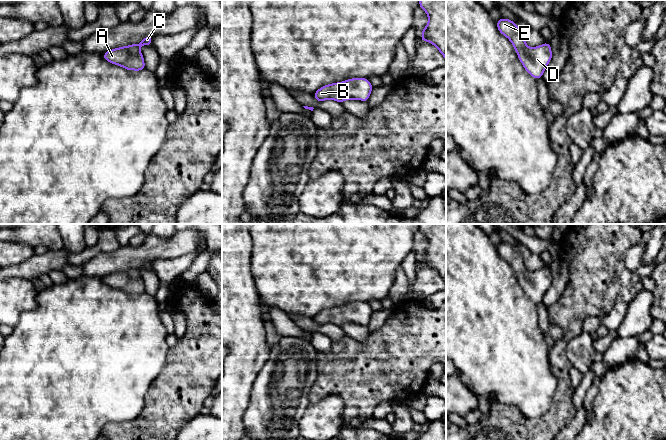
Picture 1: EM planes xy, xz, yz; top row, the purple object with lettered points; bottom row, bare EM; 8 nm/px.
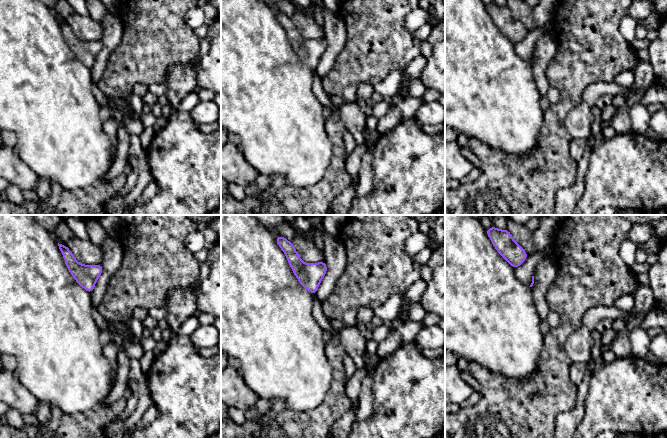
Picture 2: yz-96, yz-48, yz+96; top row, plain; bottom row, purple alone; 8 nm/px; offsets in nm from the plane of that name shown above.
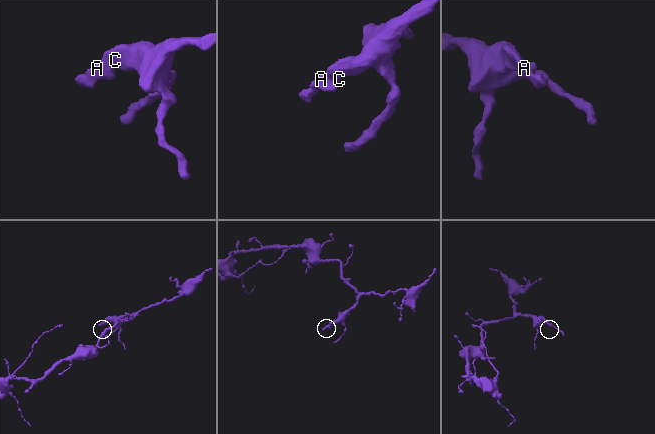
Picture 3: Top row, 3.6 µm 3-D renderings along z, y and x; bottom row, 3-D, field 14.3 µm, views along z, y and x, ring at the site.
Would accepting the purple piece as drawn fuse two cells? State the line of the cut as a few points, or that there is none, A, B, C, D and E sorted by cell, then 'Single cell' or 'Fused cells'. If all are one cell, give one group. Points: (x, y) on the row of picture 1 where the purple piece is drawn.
No split. Groups: A B C D E. Single cell

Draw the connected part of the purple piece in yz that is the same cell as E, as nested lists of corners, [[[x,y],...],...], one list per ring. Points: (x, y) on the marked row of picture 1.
[[[501,18],[496,22],[499,32],[512,43],[525,70],[536,80],[542,78],[546,66],[552,59],[552,50],[545,42],[537,47],[528,47],[524,34],[512,20]]]

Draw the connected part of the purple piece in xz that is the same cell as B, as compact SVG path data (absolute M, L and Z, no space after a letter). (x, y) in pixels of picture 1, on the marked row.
M351 78L342 82L331 83L319 88L313 96L319 102L334 100L344 102L345 100L361 100L367 102L373 87L367 78Z

